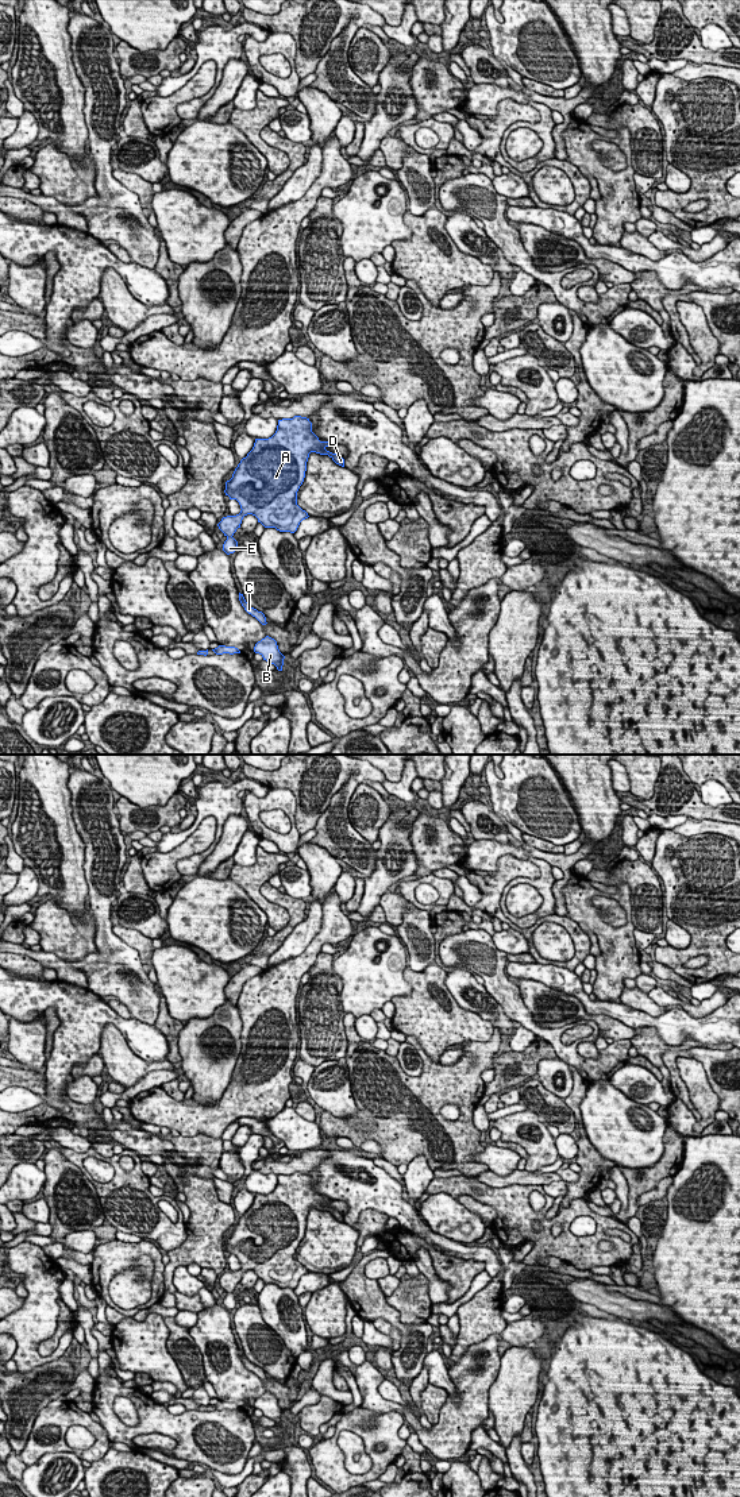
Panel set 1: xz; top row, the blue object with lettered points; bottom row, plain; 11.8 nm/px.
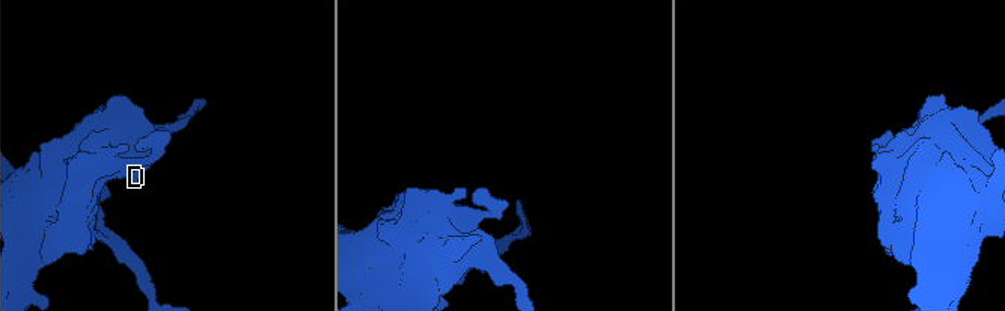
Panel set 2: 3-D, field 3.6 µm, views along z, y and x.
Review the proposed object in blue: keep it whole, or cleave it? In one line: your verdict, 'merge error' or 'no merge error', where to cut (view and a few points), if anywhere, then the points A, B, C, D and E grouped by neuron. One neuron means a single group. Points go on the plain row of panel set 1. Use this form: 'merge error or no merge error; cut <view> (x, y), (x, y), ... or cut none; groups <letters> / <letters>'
no merge error; cut none; groups A B C D E

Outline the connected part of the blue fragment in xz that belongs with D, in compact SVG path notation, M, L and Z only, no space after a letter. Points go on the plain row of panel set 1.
M294 1172L293 1174L278 1176L275 1189L269 1195L255 1195L253 1205L240 1216L232 1234L226 1238L226 1251L236 1255L240 1269L223 1273L217 1280L227 1296L223 1307L230 1311L236 1307L238 1297L232 1293L242 1276L247 1270L258 1274L265 1284L275 1284L280 1288L294 1289L300 1278L308 1274L308 1269L297 1261L297 1247L304 1238L307 1218L311 1208L328 1211L336 1220L344 1223L344 1215L327 1207L328 1197L320 1197L312 1188L312 1178L307 1173Z

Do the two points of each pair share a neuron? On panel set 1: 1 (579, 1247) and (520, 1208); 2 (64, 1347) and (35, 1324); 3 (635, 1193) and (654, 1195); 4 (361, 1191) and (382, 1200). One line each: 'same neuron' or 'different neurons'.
1: same neuron
2: same neuron
3: different neurons
4: same neuron

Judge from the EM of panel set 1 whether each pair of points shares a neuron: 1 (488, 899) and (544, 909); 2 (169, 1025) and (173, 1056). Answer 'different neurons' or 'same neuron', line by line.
1: different neurons
2: same neuron

